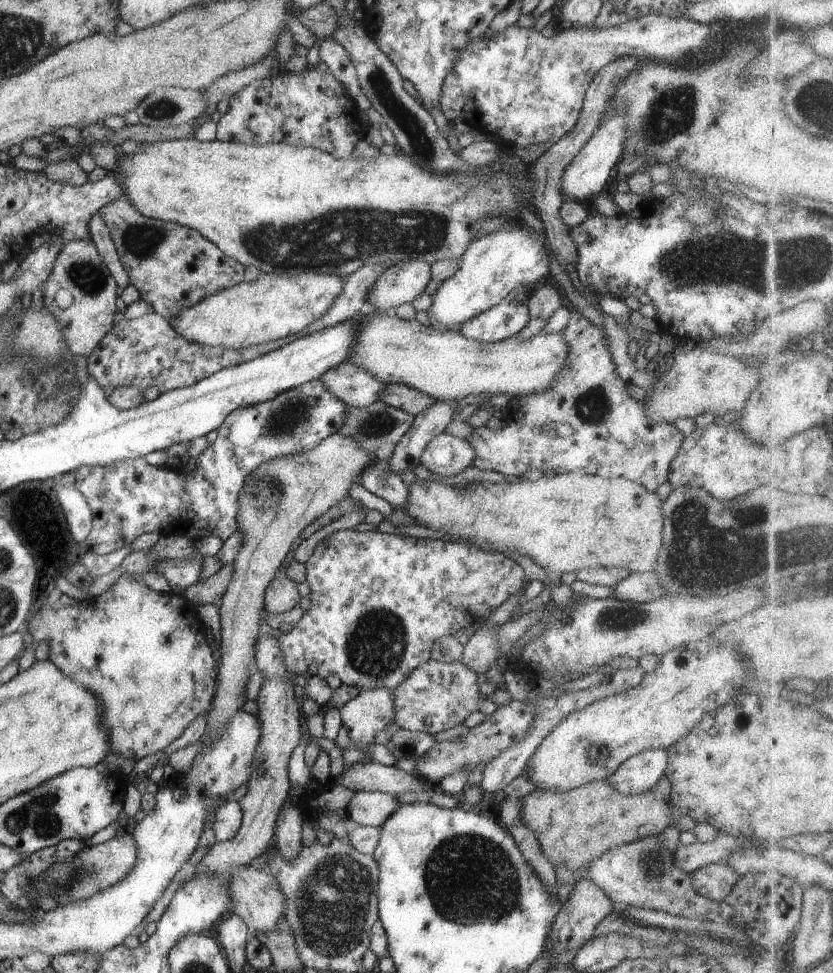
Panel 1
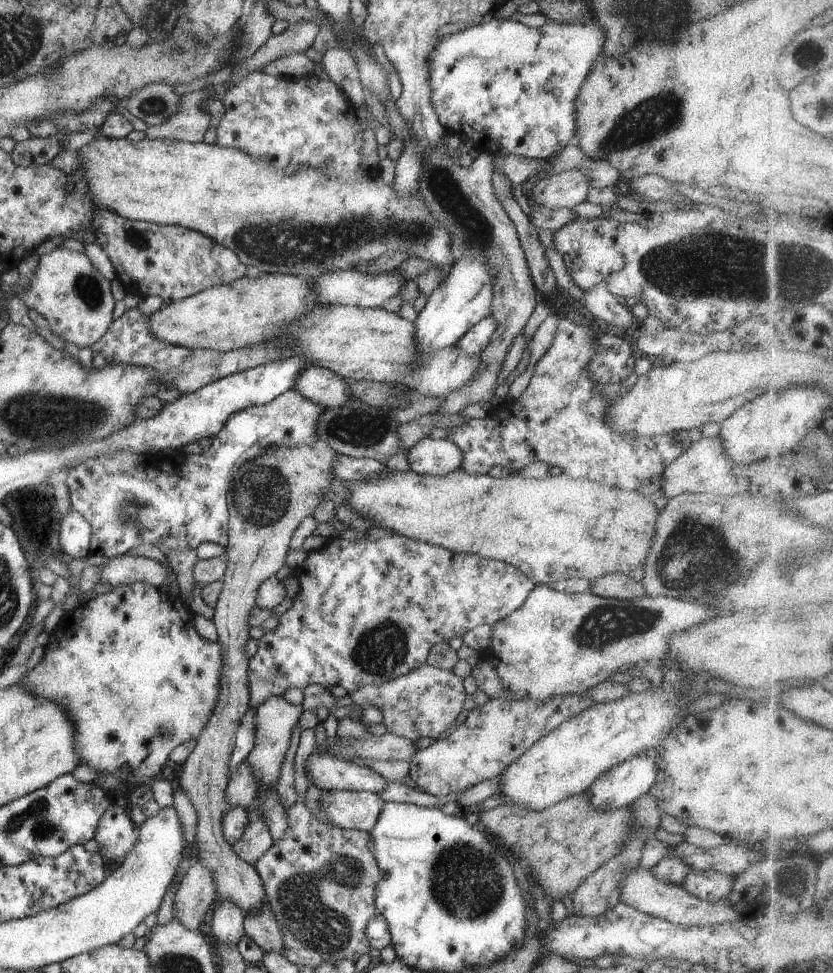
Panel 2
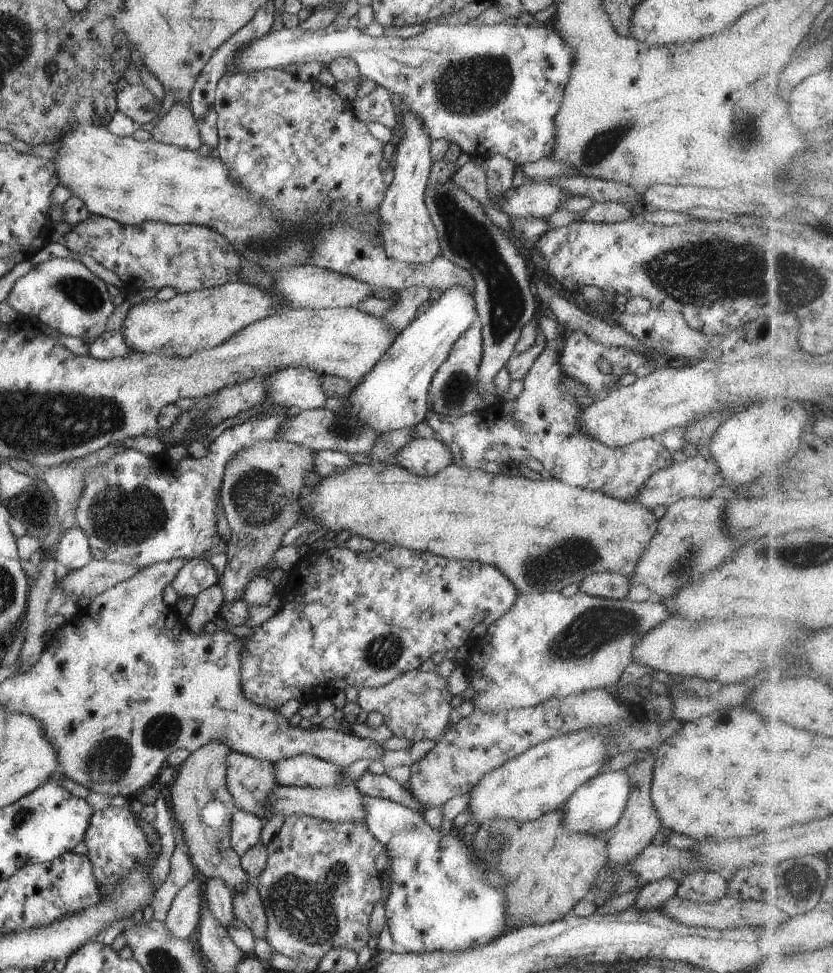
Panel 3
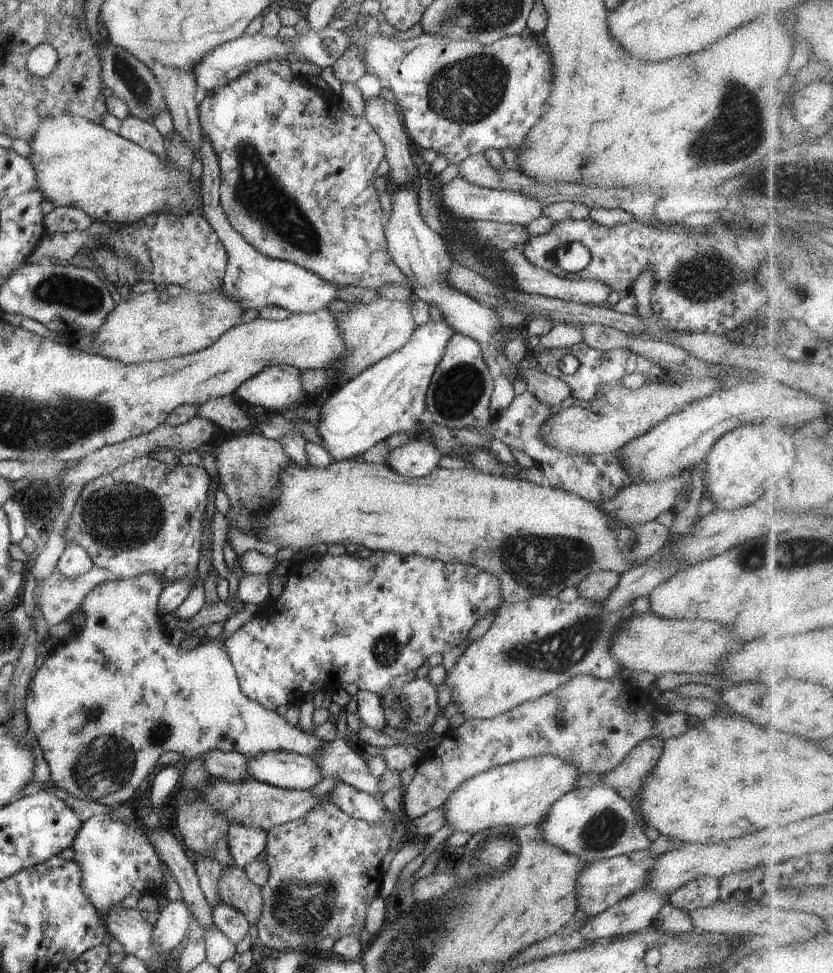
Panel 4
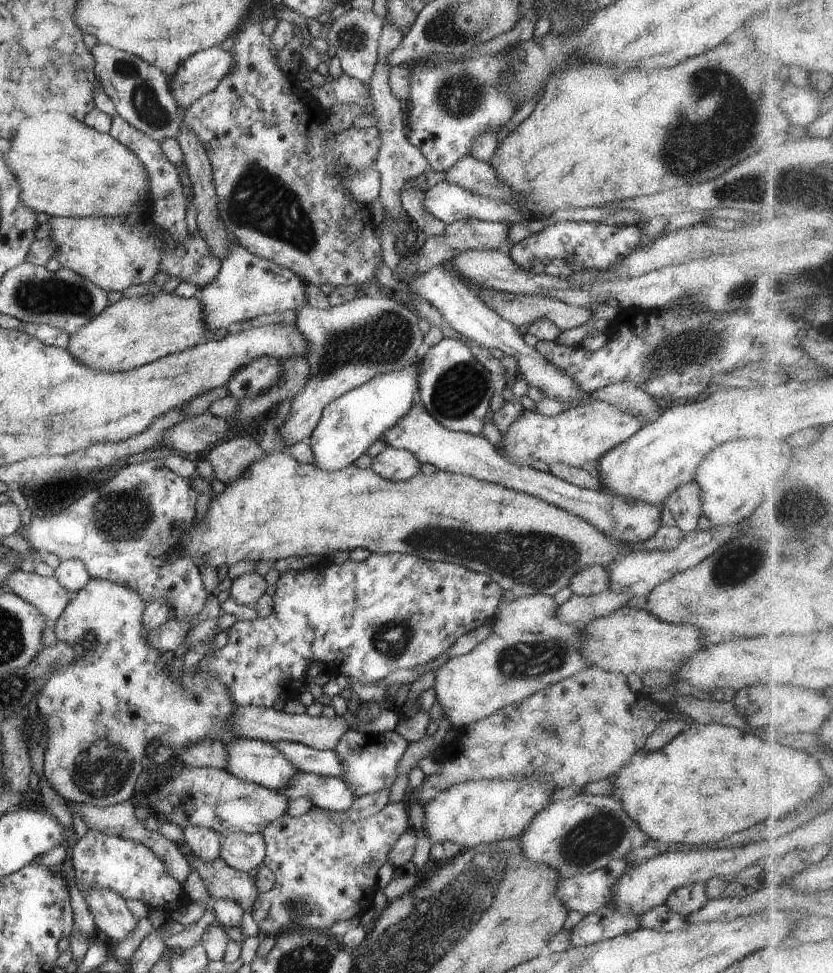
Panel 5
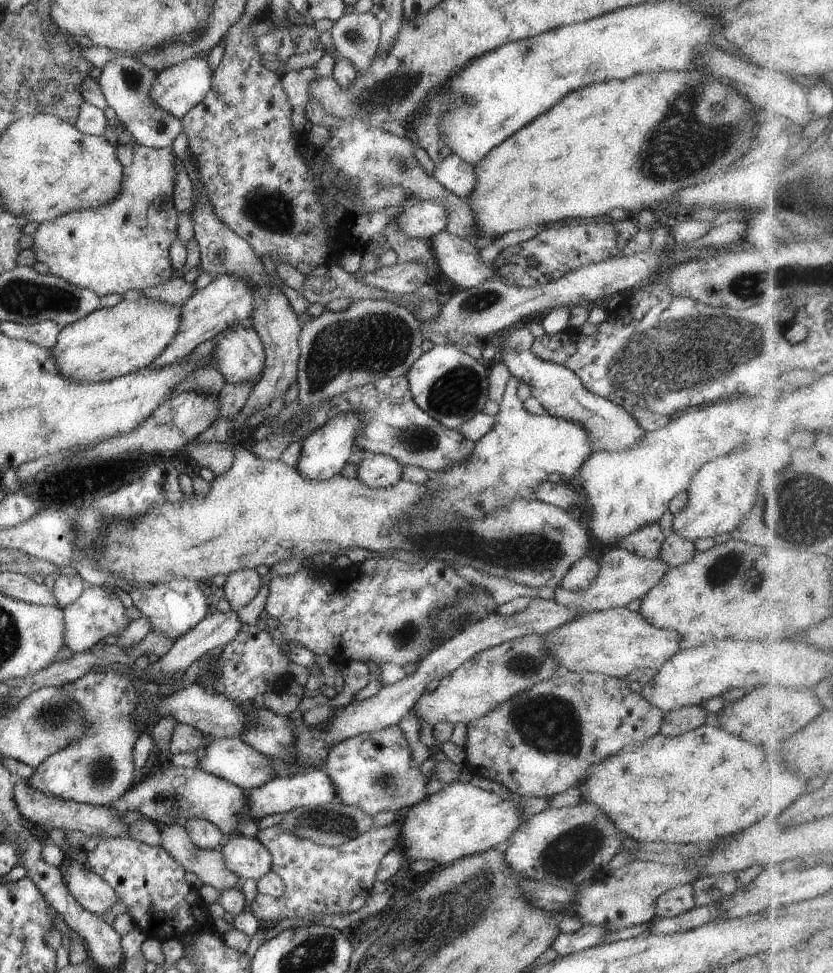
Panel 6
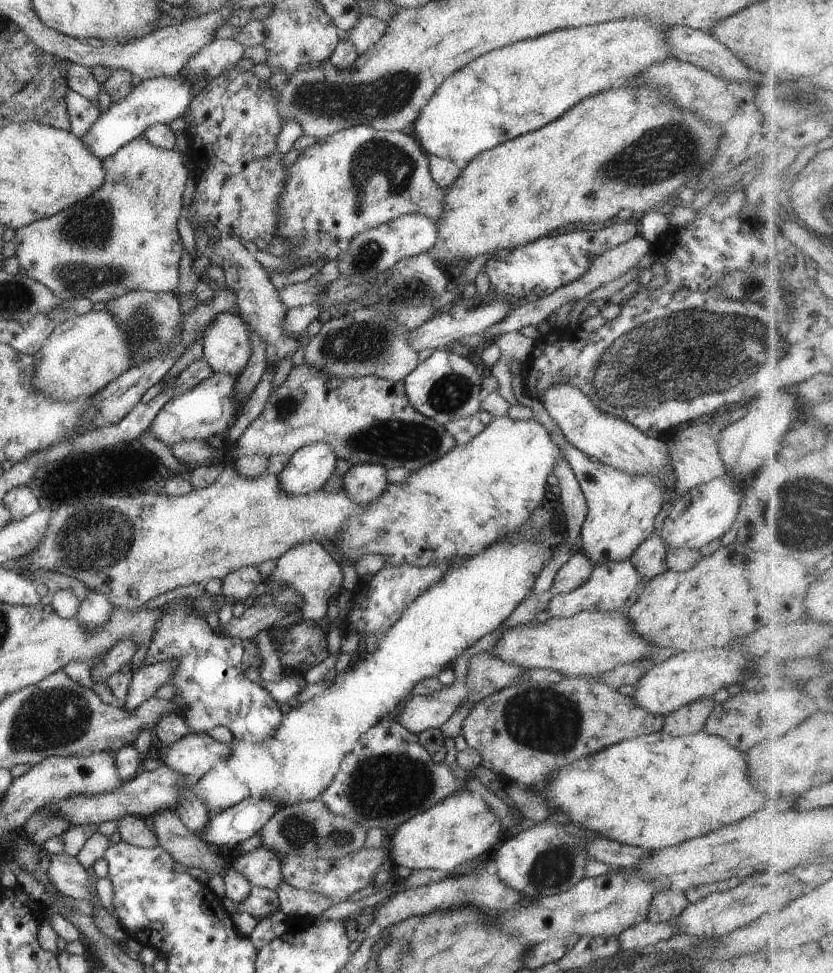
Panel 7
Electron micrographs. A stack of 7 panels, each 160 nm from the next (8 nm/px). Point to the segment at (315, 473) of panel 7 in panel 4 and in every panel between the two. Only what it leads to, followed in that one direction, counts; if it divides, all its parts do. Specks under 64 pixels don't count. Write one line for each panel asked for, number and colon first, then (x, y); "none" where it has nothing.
4: (388, 397)
5: (350, 424)
6: (325, 452)

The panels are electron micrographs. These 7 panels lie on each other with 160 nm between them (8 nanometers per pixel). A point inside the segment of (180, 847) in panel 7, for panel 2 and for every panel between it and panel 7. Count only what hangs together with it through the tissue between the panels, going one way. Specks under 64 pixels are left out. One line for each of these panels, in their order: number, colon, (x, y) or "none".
2: (261, 926)
3: (248, 906)
4: (235, 888)
5: (221, 881)
6: (204, 866)

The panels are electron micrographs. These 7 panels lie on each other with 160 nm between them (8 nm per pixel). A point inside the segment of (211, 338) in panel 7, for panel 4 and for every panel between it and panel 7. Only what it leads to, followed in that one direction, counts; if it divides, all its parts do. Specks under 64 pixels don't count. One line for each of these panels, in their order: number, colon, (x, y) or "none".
4: (277, 386)
5: (263, 372)
6: (238, 354)

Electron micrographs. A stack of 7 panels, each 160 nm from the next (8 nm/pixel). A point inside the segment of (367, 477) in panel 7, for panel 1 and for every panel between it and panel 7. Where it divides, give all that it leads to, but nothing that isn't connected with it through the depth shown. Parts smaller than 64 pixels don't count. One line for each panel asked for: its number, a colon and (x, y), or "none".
1: (446, 455)
2: (428, 456)
3: (423, 456)
4: (416, 458)
5: (392, 464)
6: (377, 471)

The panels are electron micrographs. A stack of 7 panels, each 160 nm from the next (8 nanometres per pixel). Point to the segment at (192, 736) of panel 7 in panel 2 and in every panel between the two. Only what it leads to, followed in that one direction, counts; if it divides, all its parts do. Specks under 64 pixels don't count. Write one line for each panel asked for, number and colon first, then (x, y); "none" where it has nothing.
2: (328, 773)
3: (302, 770)
4: (287, 770)
5: (254, 761)
6: (228, 758)

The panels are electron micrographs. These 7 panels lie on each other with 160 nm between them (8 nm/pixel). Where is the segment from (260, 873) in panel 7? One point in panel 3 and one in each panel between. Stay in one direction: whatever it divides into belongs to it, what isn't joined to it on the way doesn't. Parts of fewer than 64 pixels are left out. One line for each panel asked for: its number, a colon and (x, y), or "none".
3: (246, 827)
4: (245, 843)
5: (244, 852)
6: (246, 857)

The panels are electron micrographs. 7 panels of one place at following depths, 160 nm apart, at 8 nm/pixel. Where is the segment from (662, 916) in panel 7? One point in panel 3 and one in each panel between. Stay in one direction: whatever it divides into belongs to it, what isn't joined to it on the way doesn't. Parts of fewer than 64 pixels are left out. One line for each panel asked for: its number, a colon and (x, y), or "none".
3: (701, 886)
4: (699, 893)
5: (687, 899)
6: (675, 901)

